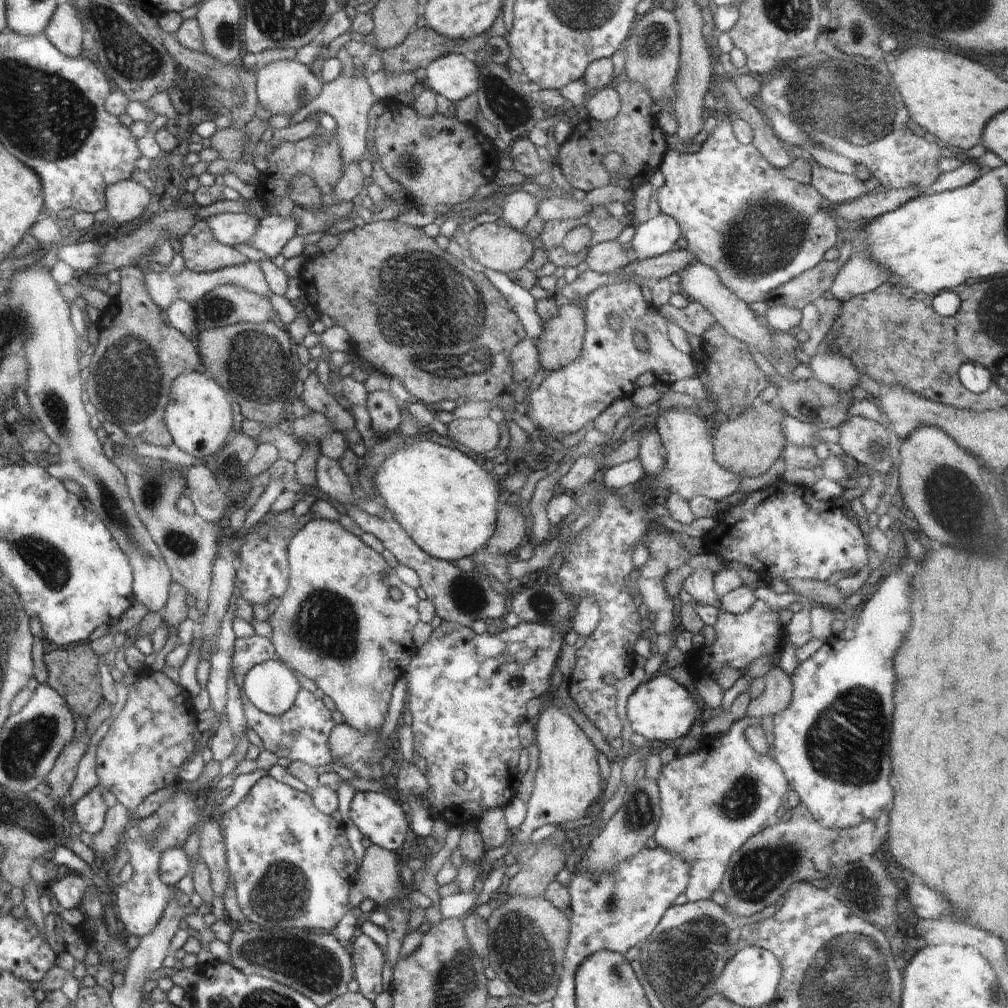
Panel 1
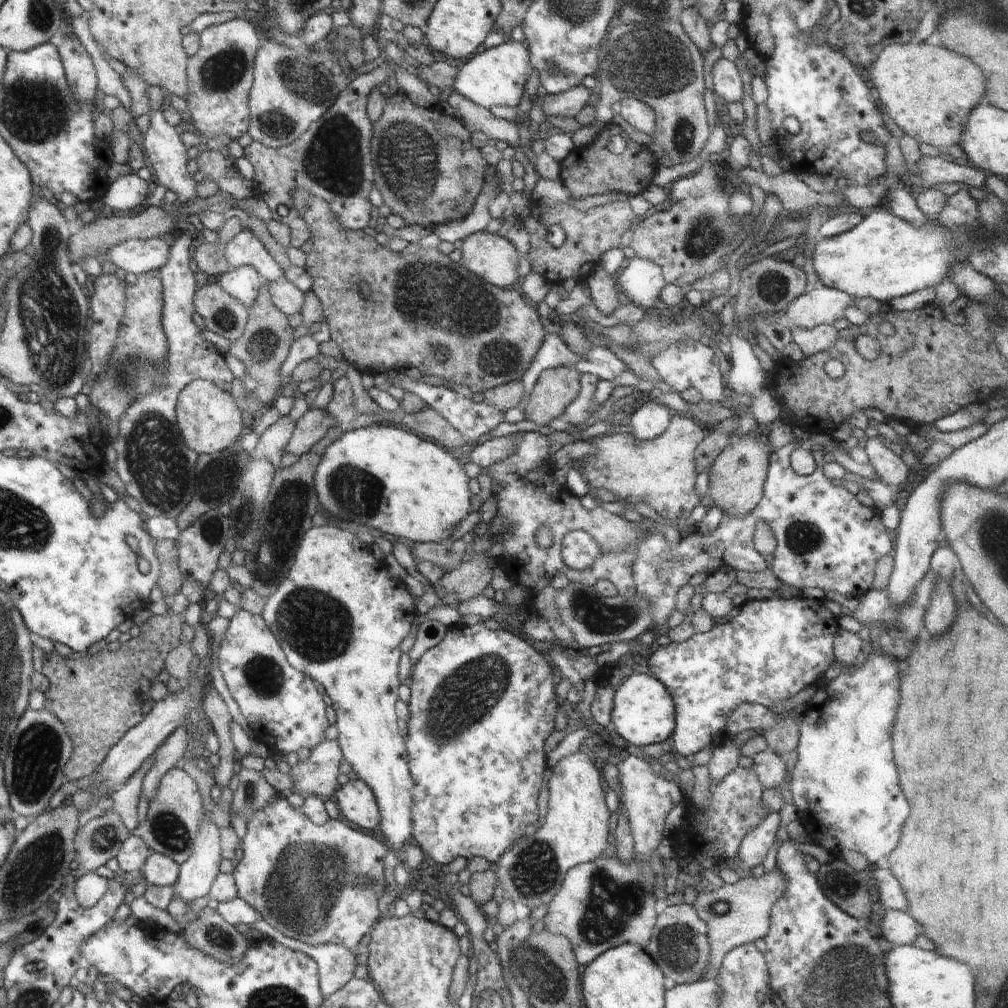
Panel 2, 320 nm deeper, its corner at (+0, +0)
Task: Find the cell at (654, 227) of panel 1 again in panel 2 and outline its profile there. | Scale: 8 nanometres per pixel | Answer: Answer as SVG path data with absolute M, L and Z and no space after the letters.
M638 257L625 260L616 280L625 300L645 310L654 310L666 286L662 269L652 261Z

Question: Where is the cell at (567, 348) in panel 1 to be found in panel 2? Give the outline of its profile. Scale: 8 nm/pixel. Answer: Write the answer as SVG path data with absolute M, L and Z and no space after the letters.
M566 367L546 369L539 378L524 411L529 420L546 426L570 408L581 390L581 380L576 369Z

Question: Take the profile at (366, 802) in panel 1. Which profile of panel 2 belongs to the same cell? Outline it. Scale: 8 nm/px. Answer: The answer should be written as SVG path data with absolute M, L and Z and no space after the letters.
M350 779L338 789L334 801L340 812L363 830L374 830L381 824L376 794L363 780Z

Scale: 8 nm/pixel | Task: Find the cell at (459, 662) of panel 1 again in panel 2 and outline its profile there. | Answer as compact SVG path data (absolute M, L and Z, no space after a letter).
M481 621L474 626L462 623L448 627L444 638L429 648L416 662L411 672L412 685L411 696L407 703L409 717L405 724L405 743L409 751L409 771L415 780L414 820L416 845L421 847L423 854L435 864L450 864L456 857L464 857L466 860L480 856L493 865L500 860L506 851L514 846L518 838L524 836L524 830L538 820L538 792L544 784L544 768L546 768L546 756L544 756L544 740L554 730L554 716L556 716L556 692L554 692L554 672L544 656L537 652L528 642L526 637L518 637L510 634L505 629L491 631Z

